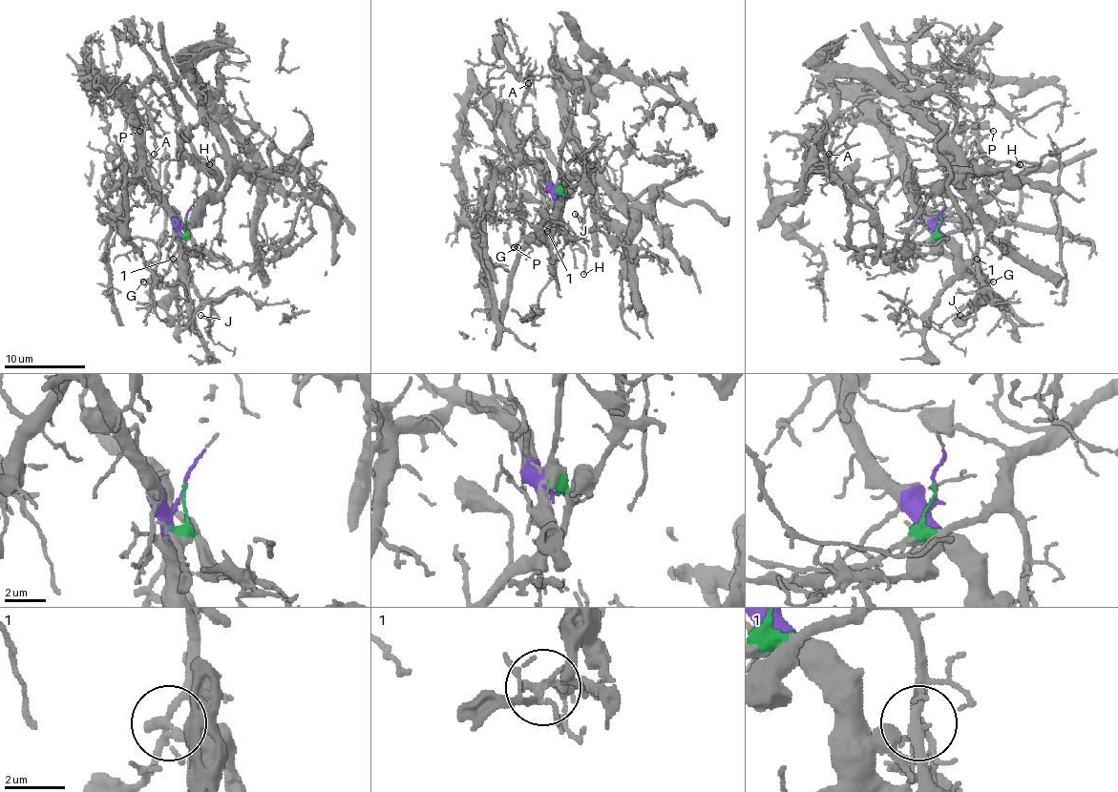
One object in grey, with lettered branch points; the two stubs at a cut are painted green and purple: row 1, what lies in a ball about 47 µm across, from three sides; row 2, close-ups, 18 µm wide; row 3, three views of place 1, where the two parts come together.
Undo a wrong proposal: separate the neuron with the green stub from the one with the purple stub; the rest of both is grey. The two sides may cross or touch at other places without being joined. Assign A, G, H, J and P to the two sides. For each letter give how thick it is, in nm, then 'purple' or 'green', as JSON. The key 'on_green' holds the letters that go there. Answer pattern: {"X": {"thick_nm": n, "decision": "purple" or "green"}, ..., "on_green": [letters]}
{"A": {"thick_nm": 240, "decision": "purple"}, "G": {"thick_nm": 240, "decision": "green"}, "H": {"thick_nm": 170, "decision": "purple"}, "J": {"thick_nm": 150, "decision": "green"}, "P": {"thick_nm": 140, "decision": "green"}, "on_green": ["G", "J", "P"]}

